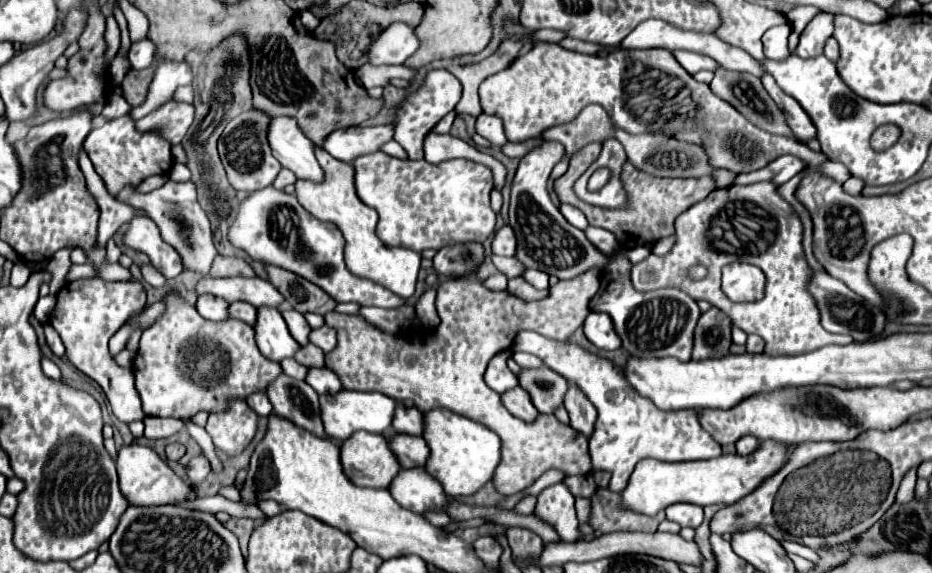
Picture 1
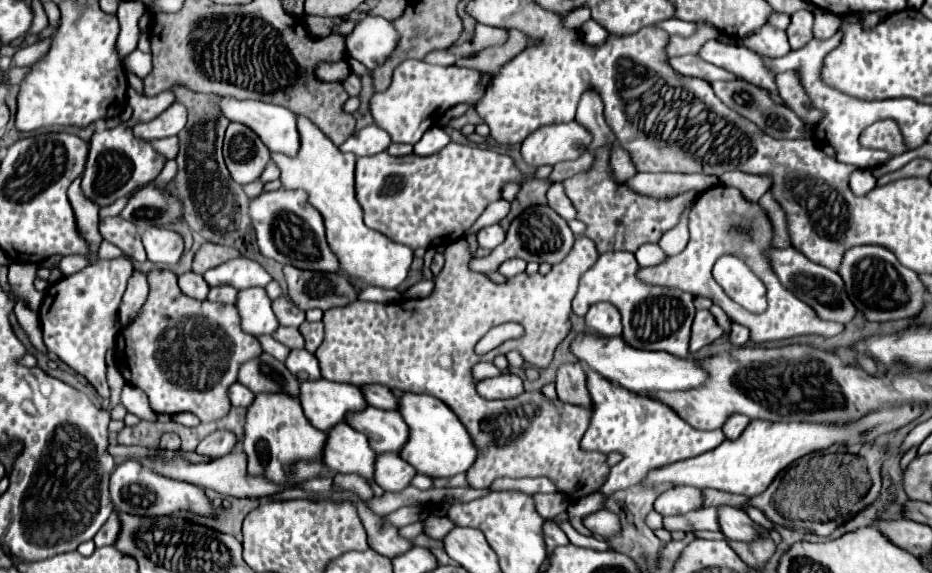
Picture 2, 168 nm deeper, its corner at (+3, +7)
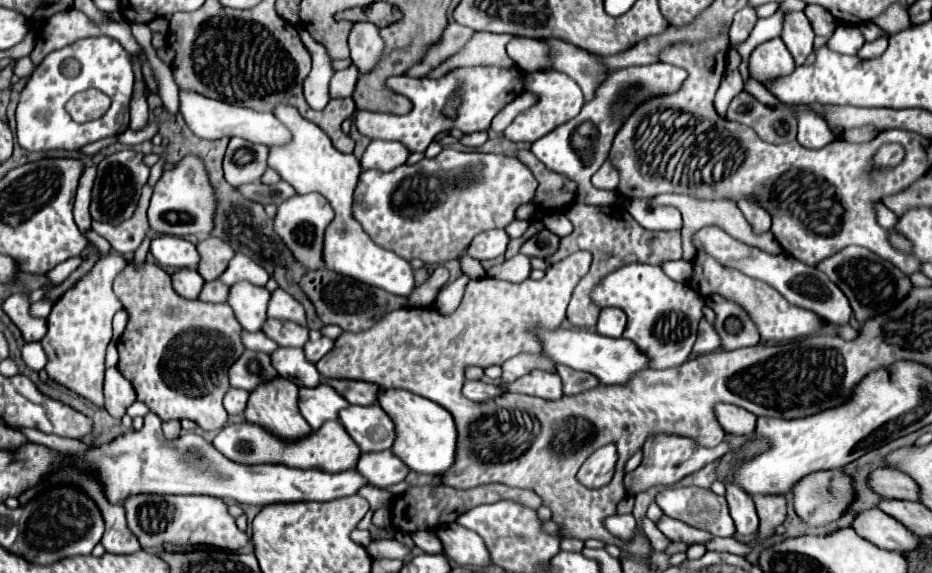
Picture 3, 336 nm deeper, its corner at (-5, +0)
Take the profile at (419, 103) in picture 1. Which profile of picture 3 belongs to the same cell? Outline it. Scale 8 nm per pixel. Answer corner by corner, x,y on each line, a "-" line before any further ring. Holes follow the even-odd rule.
464,67
454,69
442,79
428,79
428,77
408,77
398,75
390,79
390,87
394,91
400,91
400,95
406,95
412,101
412,111
406,115
394,115
394,113
378,113
378,111
358,111
356,115
356,127
362,135
370,139
388,139
388,141
400,141
406,145
412,153
420,151
424,153
426,147
434,141
434,137
448,129
460,129
462,133
474,133
474,131
486,131
490,127
490,121
494,115
506,107
516,95
522,93
524,73
514,71
498,71
498,67
-
458,93
458,111
456,119
446,117
442,111
448,105
448,101

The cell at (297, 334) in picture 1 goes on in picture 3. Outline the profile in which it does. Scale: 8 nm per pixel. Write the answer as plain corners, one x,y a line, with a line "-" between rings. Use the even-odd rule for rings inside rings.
276,289
272,293
272,299
270,299
270,307
268,307
268,317
272,319
282,319
282,321
292,321
292,323
298,323
298,325
306,325
306,315
304,315
304,309
302,305
292,299
286,291
282,289

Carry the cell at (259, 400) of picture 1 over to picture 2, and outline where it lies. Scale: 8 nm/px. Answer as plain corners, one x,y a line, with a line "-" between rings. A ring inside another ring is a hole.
234,382
232,386
230,386
230,392
228,392
228,396
230,396
230,402
232,402
232,406
250,406
252,404
252,400
254,400
254,392
250,392
246,386
242,386
240,382

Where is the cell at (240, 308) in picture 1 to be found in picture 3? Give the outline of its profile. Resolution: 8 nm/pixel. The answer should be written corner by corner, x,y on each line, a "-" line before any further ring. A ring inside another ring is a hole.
216,279
216,281
204,283
200,299
208,301
208,303
226,303
228,301
228,293
230,293
230,289
220,279

